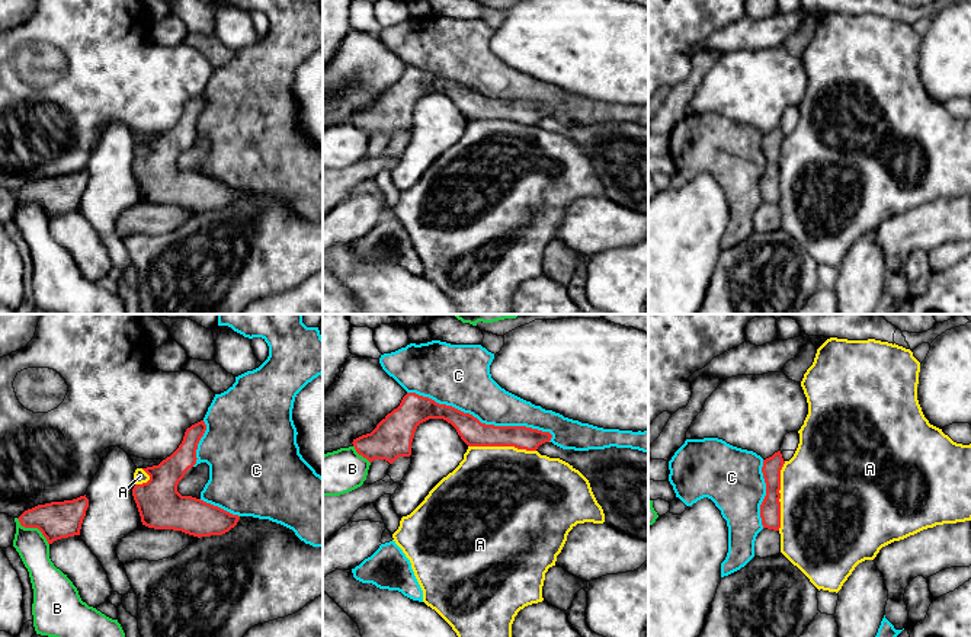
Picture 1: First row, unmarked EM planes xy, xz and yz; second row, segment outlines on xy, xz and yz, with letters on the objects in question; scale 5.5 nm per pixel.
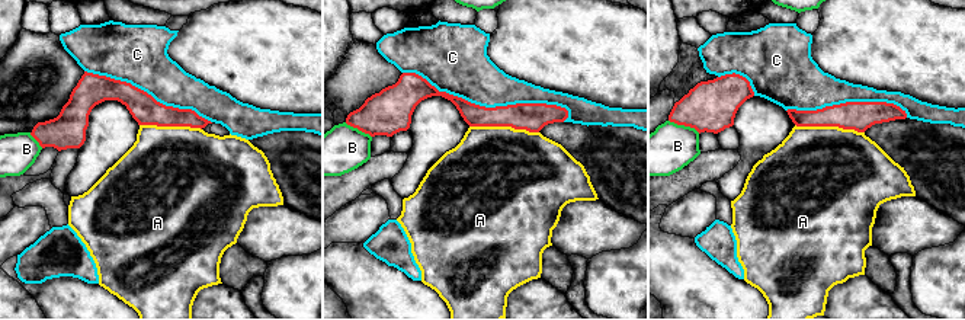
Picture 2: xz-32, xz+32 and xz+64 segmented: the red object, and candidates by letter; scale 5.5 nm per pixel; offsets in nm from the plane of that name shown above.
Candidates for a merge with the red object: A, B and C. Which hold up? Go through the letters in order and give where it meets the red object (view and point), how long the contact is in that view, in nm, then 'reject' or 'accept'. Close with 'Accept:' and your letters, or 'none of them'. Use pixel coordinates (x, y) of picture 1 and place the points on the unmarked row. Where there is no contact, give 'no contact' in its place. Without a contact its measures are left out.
A: yz (779, 170) | 380 nm | reject
B: xy (34, 201) | 240 nm | reject
C: xz (478, 95) | 850 nm | reject
Accept: none of them

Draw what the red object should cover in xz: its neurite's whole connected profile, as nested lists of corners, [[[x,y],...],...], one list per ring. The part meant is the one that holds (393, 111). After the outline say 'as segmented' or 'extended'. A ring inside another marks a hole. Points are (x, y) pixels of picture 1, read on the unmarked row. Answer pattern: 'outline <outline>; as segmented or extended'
outline [[[407,67],[400,80],[388,87],[371,108],[353,113],[352,118],[356,127],[369,137],[385,134],[392,138],[398,131],[411,129],[414,106],[429,93],[443,93],[451,97],[468,121],[515,121],[536,125],[552,112],[549,106],[526,100],[486,99],[452,80]]]; as segmented

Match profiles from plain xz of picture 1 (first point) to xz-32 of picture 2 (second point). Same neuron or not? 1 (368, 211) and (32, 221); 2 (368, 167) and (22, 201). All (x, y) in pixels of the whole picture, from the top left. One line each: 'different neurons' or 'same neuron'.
1: same neuron
2: different neurons

